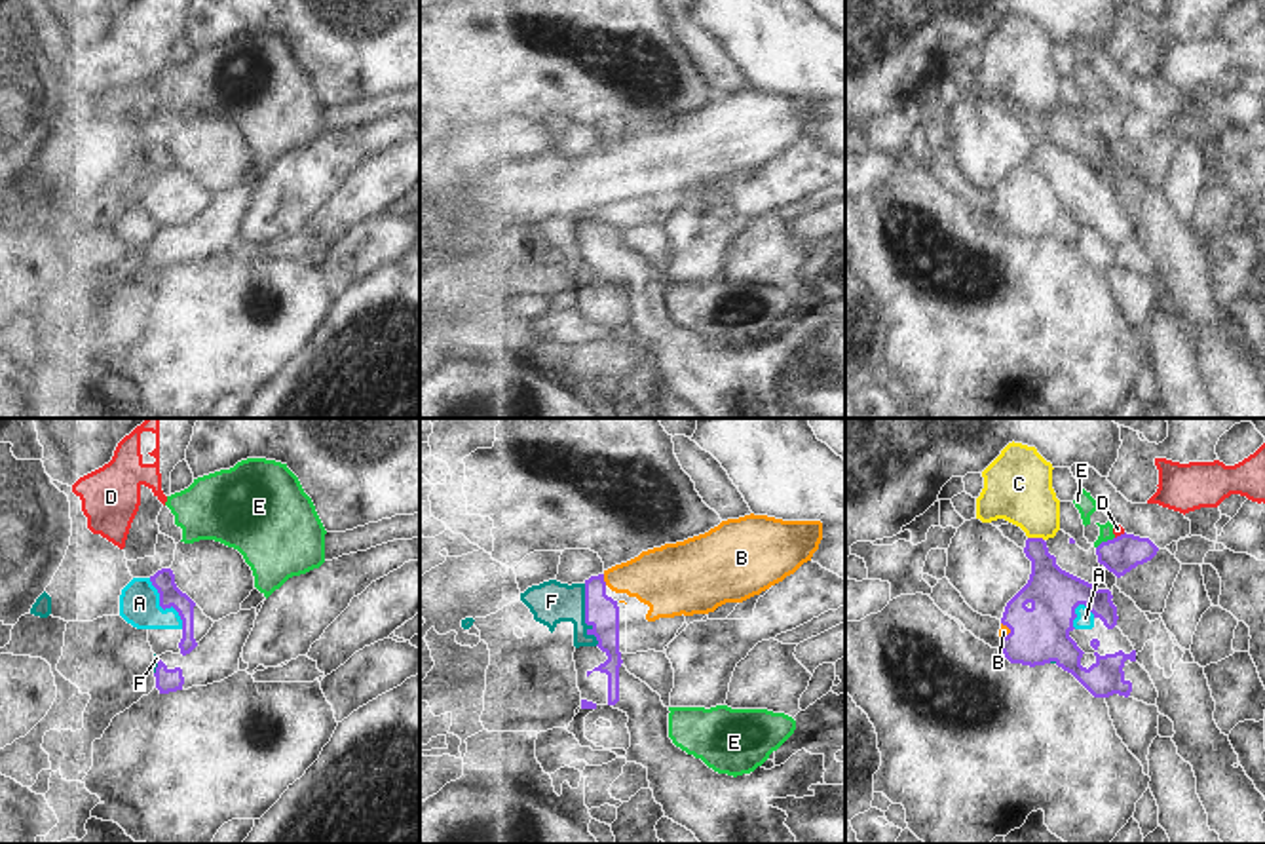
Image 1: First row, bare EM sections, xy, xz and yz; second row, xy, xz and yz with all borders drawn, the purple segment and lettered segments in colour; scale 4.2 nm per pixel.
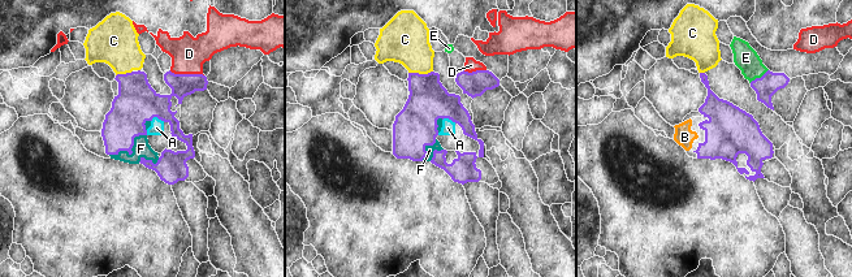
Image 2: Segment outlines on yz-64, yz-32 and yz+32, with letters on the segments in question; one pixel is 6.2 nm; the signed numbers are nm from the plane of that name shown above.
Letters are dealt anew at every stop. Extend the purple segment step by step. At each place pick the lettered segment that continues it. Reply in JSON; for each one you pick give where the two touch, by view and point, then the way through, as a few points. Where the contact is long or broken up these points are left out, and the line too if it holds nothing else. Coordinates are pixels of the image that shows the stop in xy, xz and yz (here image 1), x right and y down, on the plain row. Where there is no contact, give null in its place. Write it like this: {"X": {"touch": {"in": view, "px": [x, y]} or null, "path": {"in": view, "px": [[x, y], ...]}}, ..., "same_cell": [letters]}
{"B": {"touch": {"in": "xz", "px": [603, 154]}, "path": {"in": "xz", "px": [[601, 185], [603, 154], [661, 153]]}}, "F": {"touch": {"in": "xz", "px": [585, 191]}, "path": {"in": "xz", "px": [[601, 185], [595, 191], [585, 191], [572, 177], [551, 175]]}}, "same_cell": ["B", "F"]}

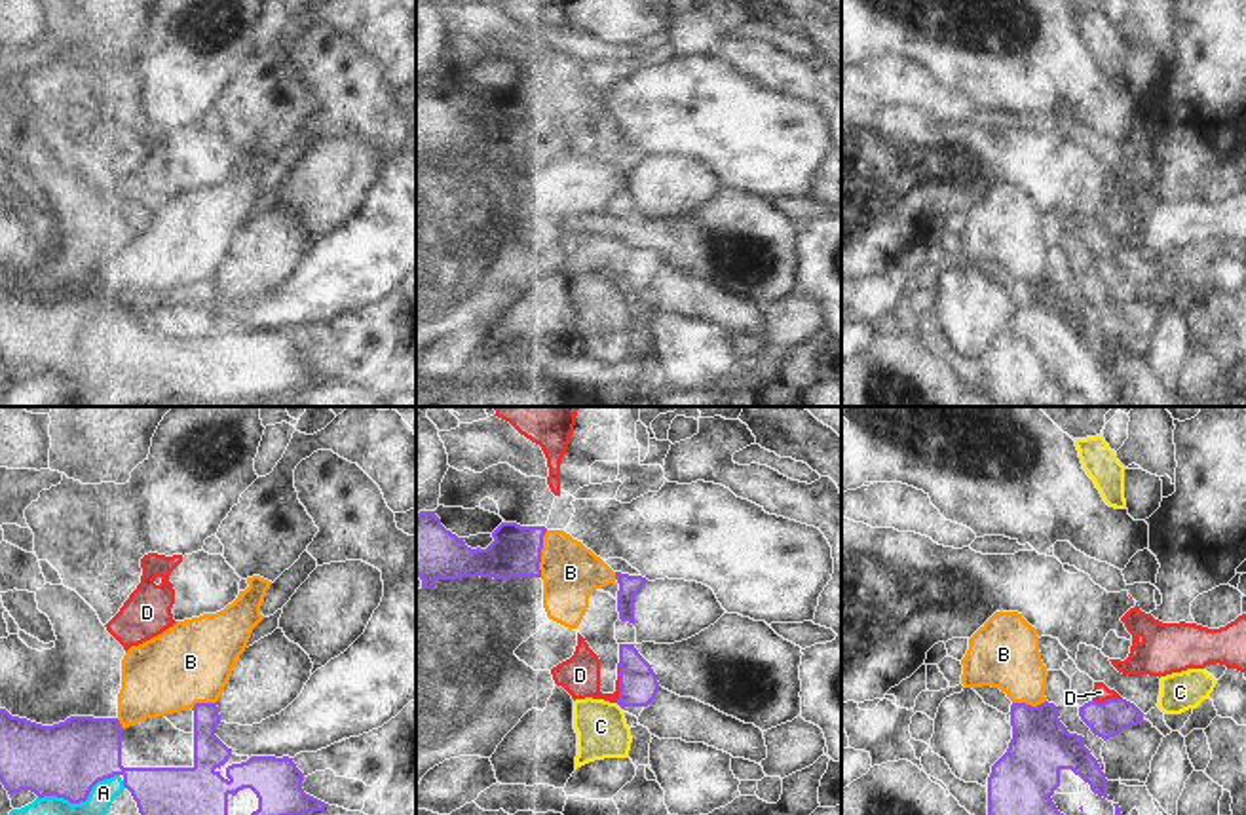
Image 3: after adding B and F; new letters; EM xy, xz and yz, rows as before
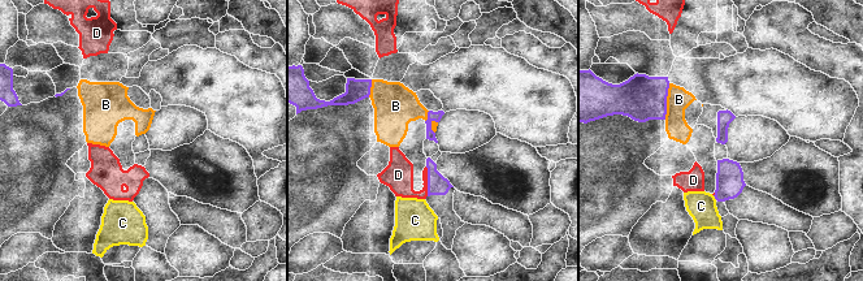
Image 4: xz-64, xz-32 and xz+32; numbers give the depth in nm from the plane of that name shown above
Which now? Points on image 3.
{"same_cell": []}

